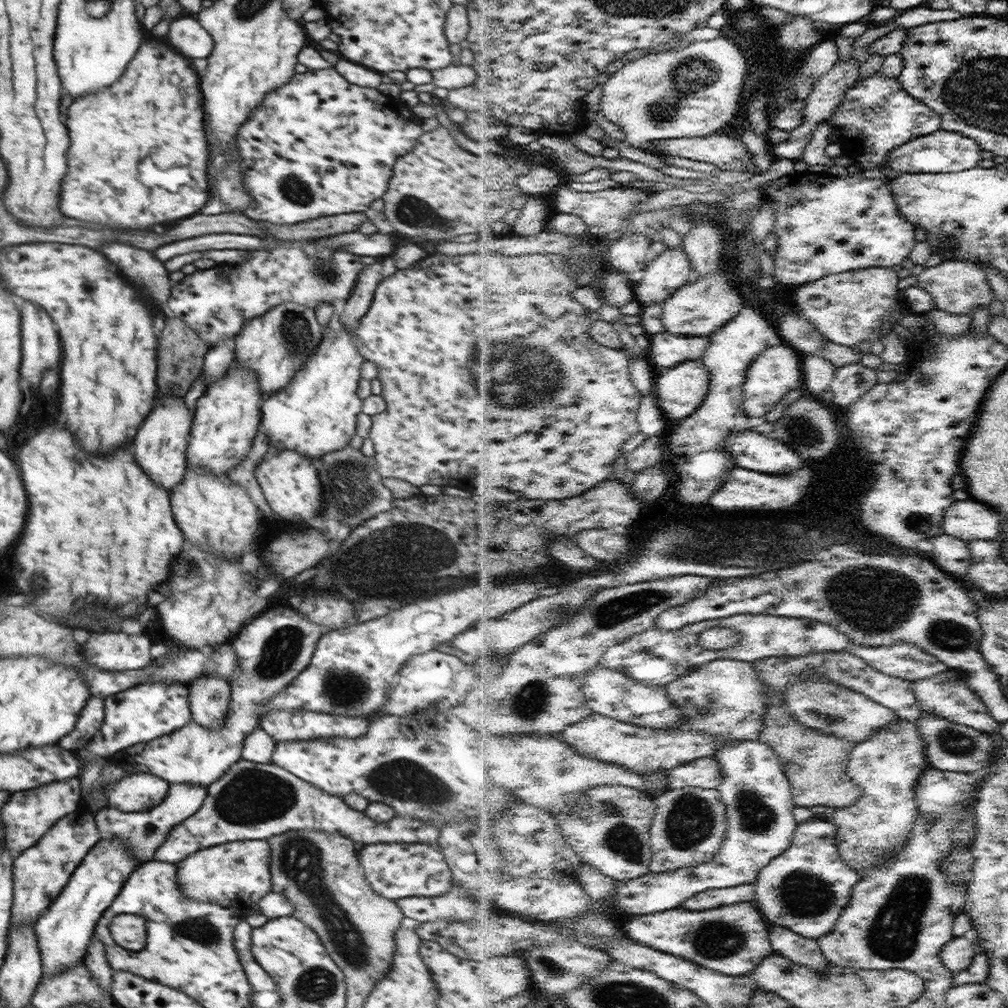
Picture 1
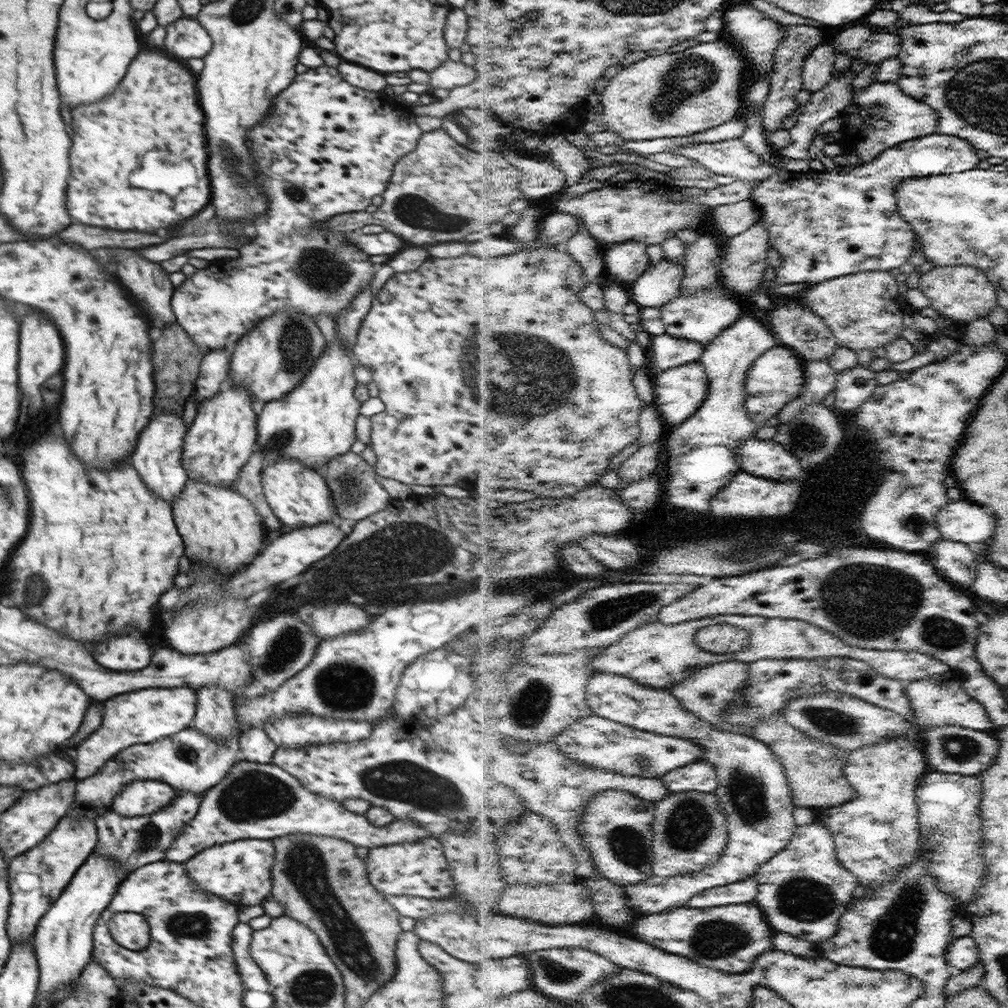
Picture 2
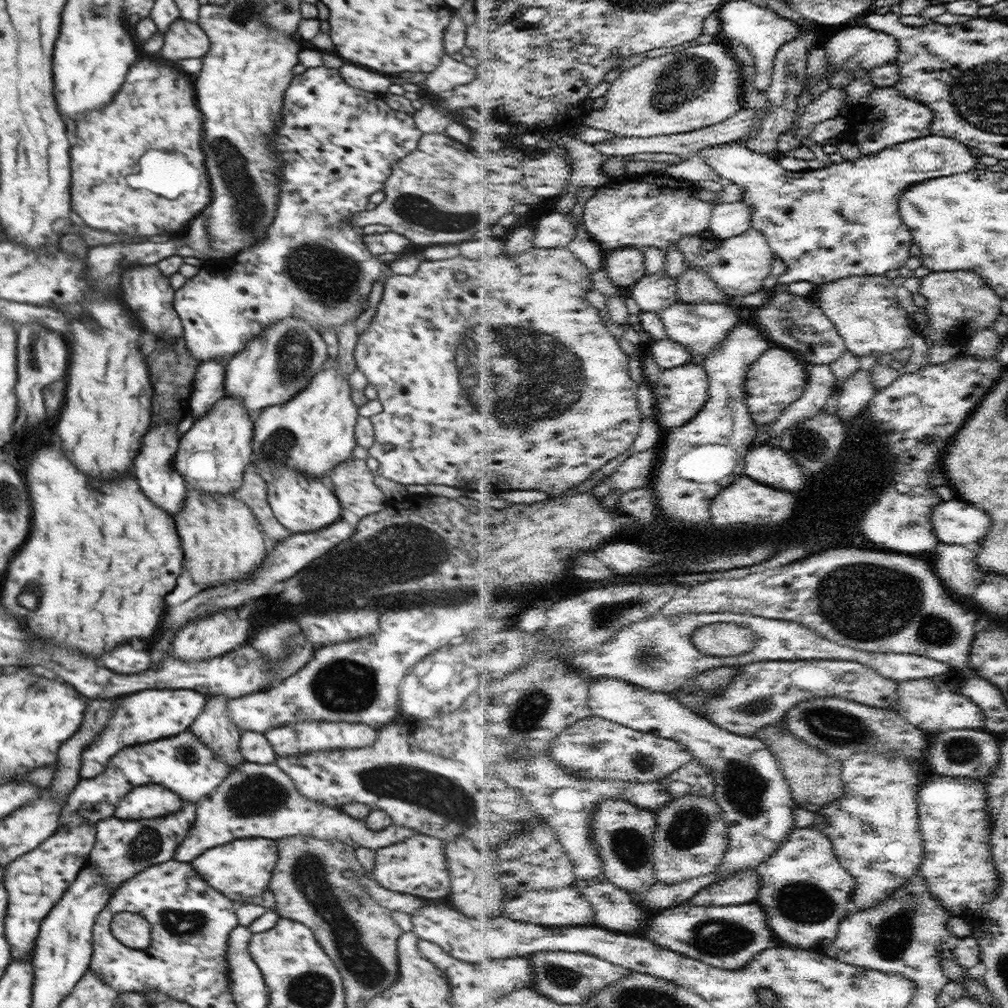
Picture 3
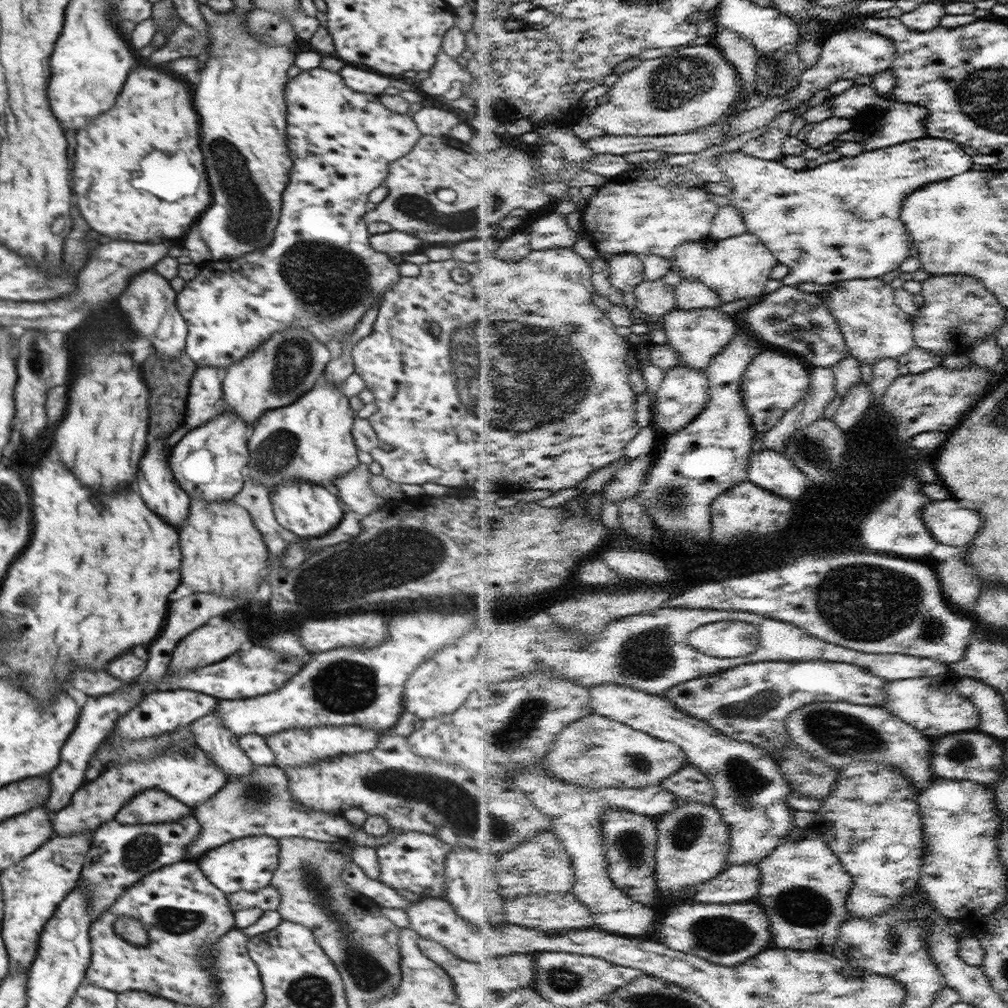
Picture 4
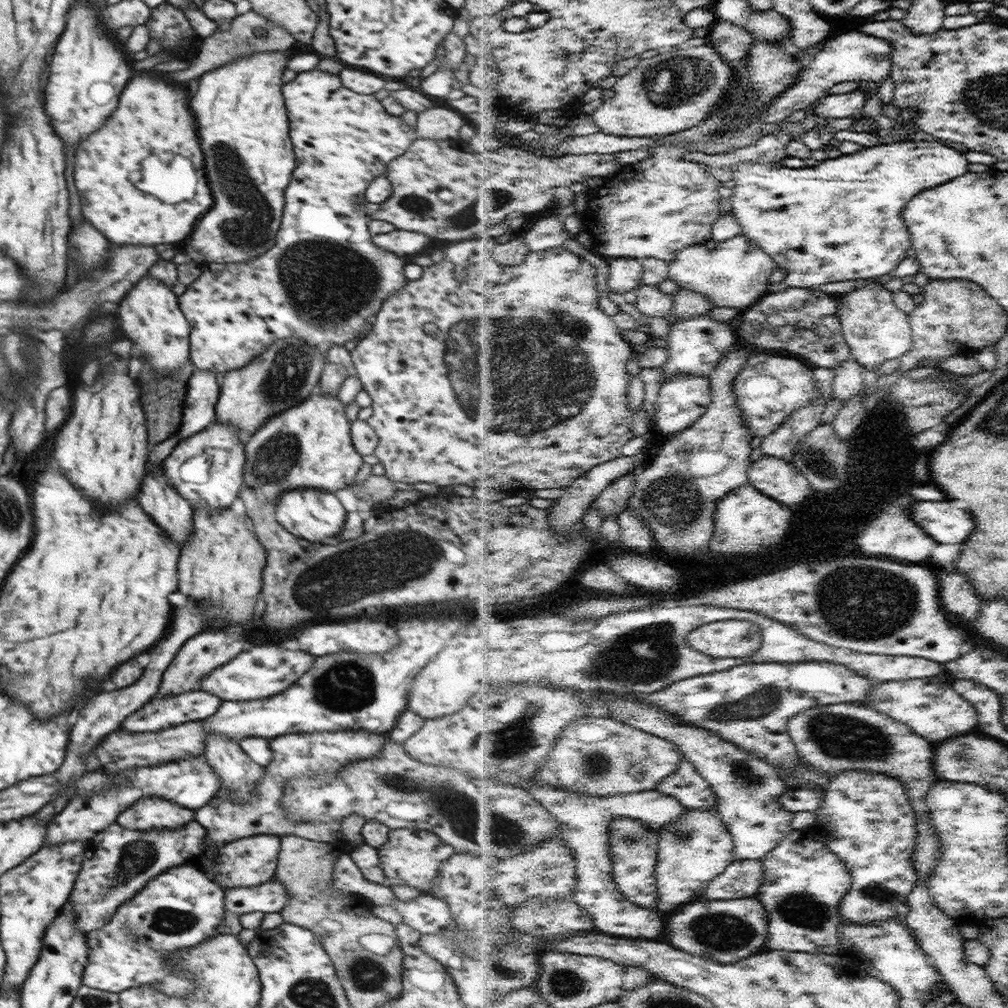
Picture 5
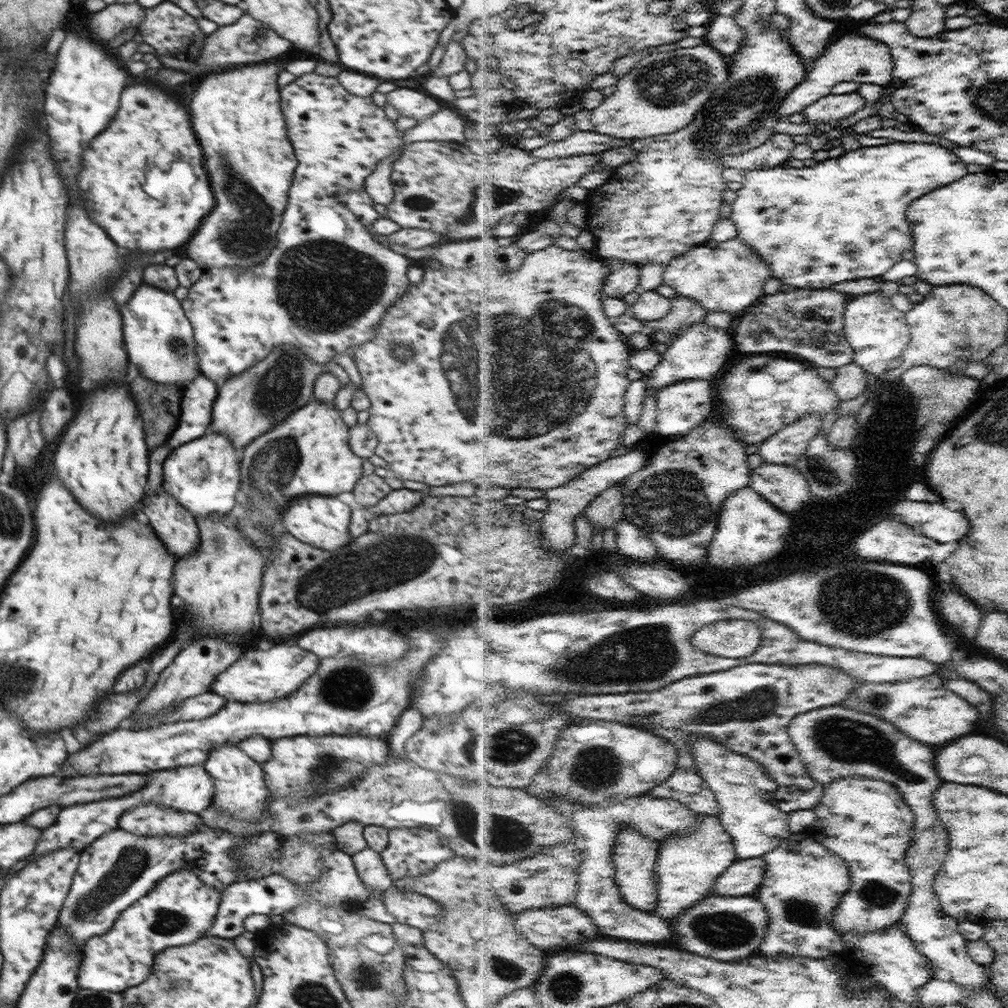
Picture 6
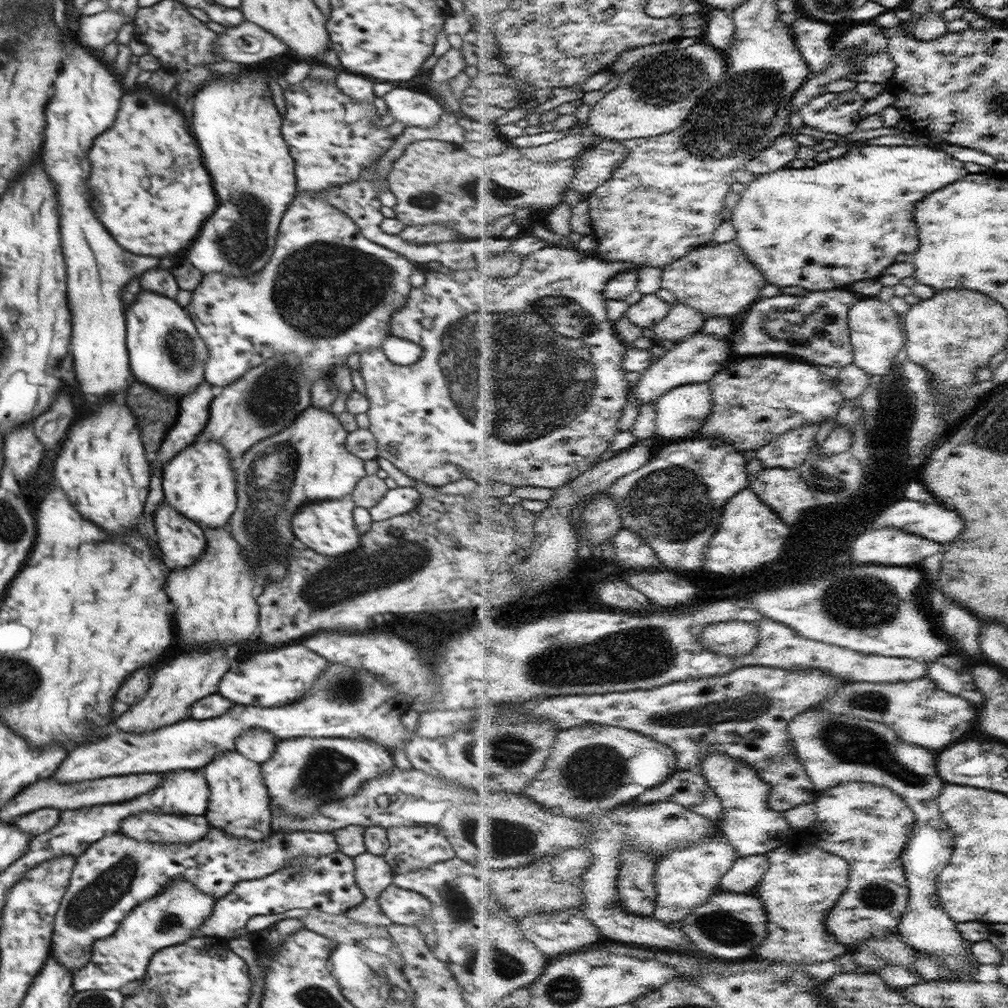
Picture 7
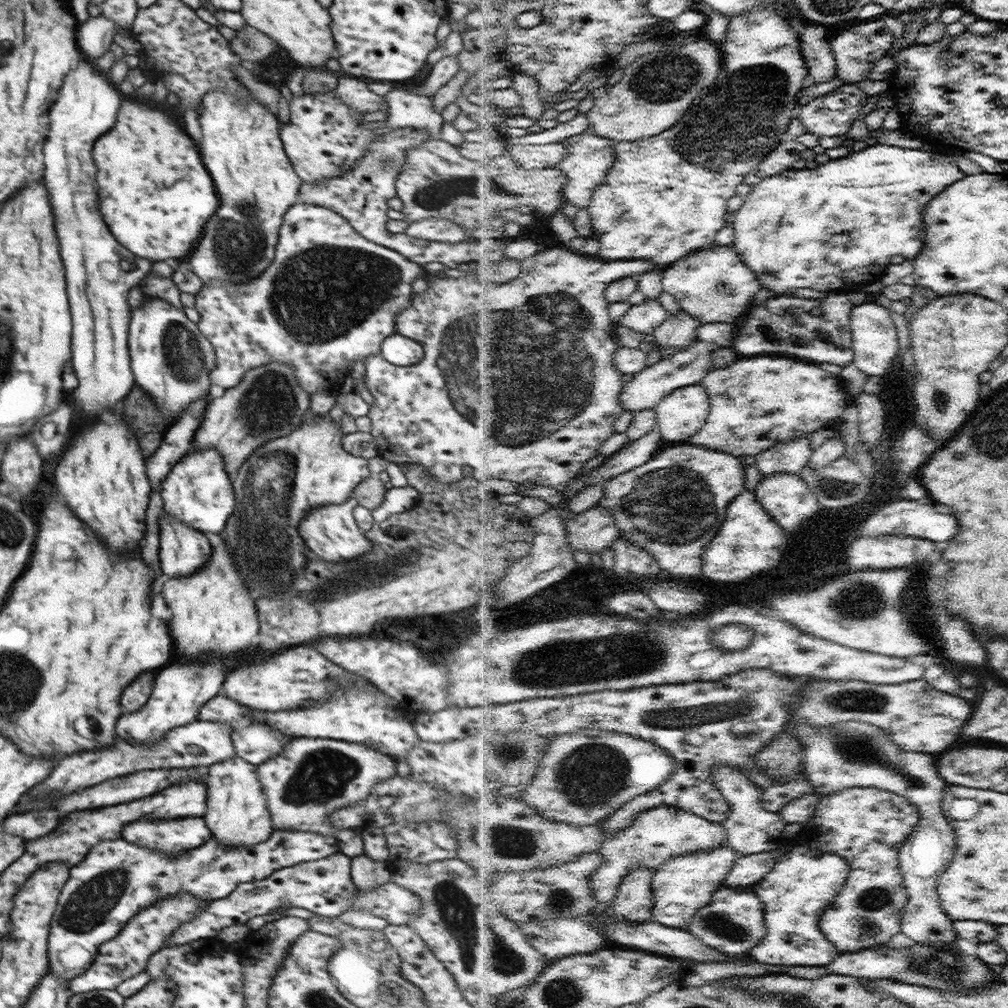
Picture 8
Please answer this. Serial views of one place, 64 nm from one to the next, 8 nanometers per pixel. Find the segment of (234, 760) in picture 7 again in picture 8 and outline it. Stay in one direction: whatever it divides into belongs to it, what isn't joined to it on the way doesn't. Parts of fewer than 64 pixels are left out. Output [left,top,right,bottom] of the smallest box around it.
[204,755,274,849]

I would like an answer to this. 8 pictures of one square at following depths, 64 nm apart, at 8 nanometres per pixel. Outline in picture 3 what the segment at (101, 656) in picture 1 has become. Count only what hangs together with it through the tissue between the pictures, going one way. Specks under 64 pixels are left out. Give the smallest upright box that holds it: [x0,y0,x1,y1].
[102,644,151,674]

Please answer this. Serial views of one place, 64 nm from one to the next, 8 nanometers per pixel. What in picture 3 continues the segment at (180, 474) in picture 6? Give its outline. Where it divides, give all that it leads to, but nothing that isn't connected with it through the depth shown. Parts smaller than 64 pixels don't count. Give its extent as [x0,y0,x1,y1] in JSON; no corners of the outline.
[174,394,254,494]

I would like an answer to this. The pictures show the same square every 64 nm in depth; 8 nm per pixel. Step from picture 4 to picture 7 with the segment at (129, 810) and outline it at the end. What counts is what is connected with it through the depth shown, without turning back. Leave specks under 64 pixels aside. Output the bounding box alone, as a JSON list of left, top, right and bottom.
[120,812,210,844]

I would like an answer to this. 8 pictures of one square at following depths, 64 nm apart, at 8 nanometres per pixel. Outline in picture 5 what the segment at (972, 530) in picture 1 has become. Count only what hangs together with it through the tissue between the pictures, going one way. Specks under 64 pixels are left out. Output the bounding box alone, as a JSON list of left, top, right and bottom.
[912,501,974,544]

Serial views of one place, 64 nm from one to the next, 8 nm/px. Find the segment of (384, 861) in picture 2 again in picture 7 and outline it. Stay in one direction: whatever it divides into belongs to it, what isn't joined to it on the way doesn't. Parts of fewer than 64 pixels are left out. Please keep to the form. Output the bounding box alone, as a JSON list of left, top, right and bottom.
[382,825,454,875]

